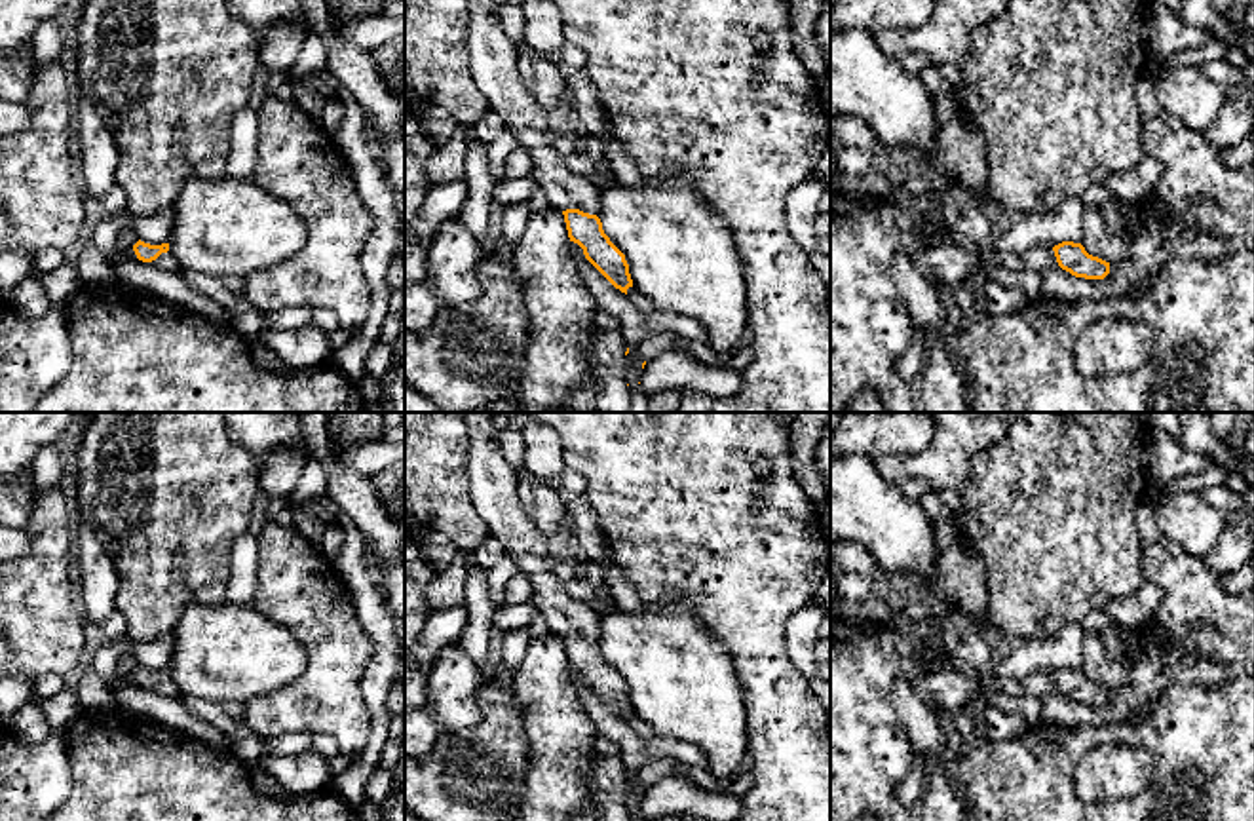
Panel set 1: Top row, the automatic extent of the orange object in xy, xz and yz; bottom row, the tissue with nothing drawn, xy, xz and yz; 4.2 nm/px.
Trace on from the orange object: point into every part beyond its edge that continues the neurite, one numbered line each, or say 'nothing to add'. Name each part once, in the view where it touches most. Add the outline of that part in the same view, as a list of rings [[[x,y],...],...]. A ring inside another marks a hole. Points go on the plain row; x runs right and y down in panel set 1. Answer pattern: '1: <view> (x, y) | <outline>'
1: xz (493, 481) | [[[456,412],[469,435],[466,473],[477,513],[490,536],[504,544],[519,570],[532,582],[532,599],[540,616],[557,637],[580,635],[600,639],[600,614],[572,599],[566,585],[553,572],[555,544],[524,515],[519,488],[519,468],[505,460],[498,443],[498,430],[490,412]]]

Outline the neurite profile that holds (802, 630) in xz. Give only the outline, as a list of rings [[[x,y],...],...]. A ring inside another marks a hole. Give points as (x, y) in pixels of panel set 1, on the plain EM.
[[[811,602],[794,612],[787,621],[785,637],[788,642],[788,658],[794,669],[806,678],[815,677],[815,644],[823,620],[823,604]]]

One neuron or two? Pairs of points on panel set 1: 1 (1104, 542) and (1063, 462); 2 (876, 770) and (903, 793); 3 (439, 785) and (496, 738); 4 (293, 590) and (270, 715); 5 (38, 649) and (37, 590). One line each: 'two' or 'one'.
1: one
2: two
3: one
4: one
5: one

